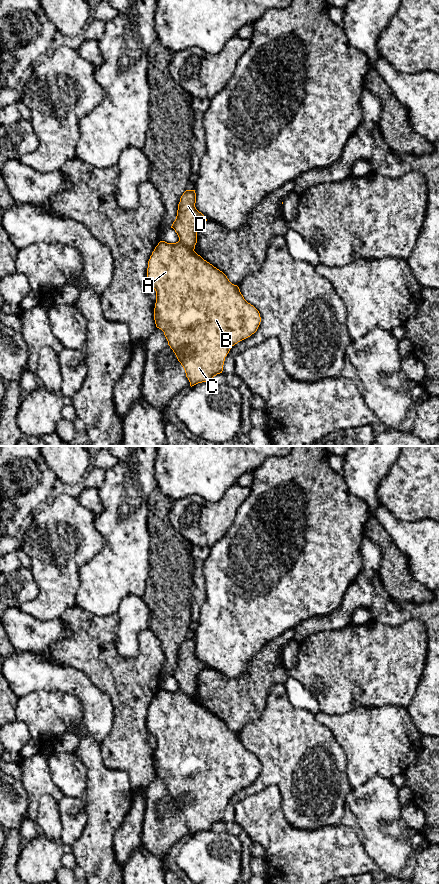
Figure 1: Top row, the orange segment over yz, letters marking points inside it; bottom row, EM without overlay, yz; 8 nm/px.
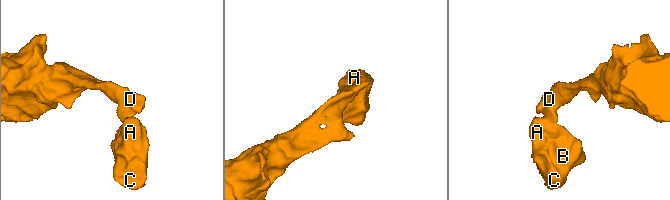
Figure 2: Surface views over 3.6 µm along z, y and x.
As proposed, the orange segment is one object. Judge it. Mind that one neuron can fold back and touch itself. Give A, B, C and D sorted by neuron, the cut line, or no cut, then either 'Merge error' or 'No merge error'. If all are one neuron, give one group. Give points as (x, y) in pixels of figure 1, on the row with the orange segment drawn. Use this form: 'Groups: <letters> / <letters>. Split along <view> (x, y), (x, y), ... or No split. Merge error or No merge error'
Groups: A B C / D. Split along yz (179, 240), (193, 250). Merge error

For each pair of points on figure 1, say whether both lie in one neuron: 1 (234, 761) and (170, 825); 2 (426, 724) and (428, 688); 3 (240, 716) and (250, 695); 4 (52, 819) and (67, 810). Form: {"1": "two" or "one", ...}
{"1": "one", "2": "one", "3": "one", "4": "two"}

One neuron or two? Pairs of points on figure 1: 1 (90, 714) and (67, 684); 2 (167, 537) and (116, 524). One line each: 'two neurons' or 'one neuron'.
1: one neuron
2: two neurons

